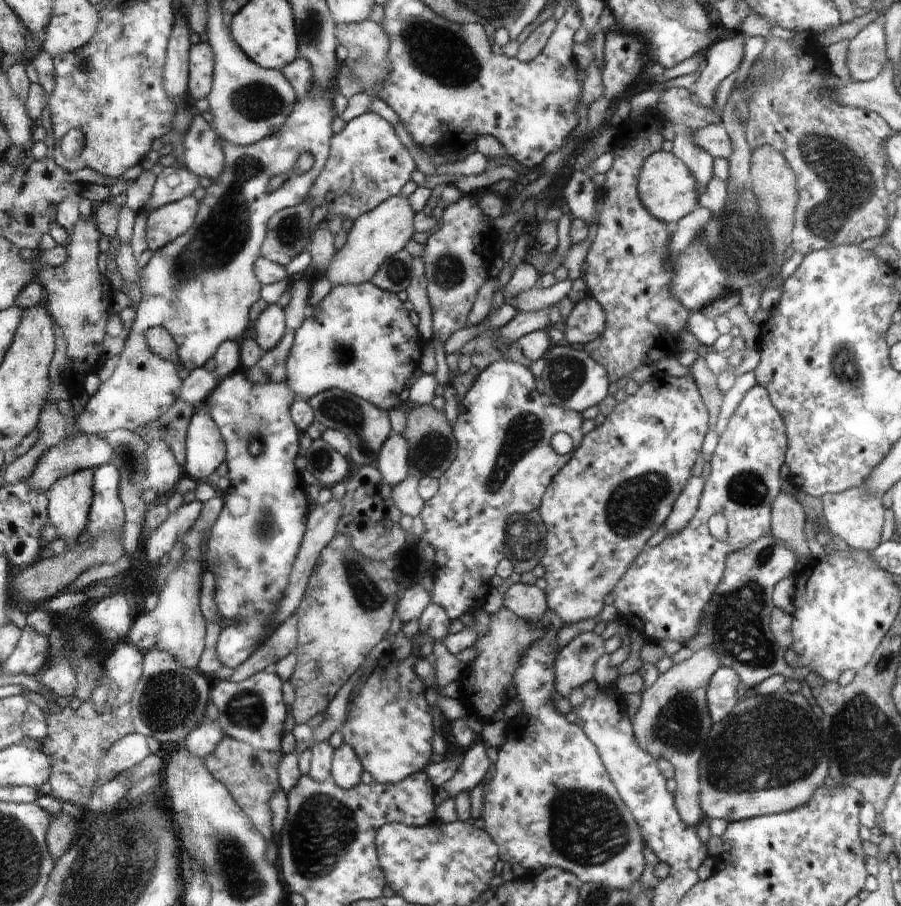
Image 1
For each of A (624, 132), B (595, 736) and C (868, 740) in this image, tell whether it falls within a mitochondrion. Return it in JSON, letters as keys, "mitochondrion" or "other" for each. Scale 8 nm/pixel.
{"A":"other","B":"other","C":"mitochondrion"}

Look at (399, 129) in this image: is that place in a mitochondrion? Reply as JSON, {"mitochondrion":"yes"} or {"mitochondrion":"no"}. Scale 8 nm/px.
{"mitochondrion":"no"}

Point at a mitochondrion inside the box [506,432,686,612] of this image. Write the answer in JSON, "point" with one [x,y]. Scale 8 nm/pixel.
{"point":[637,506]}

